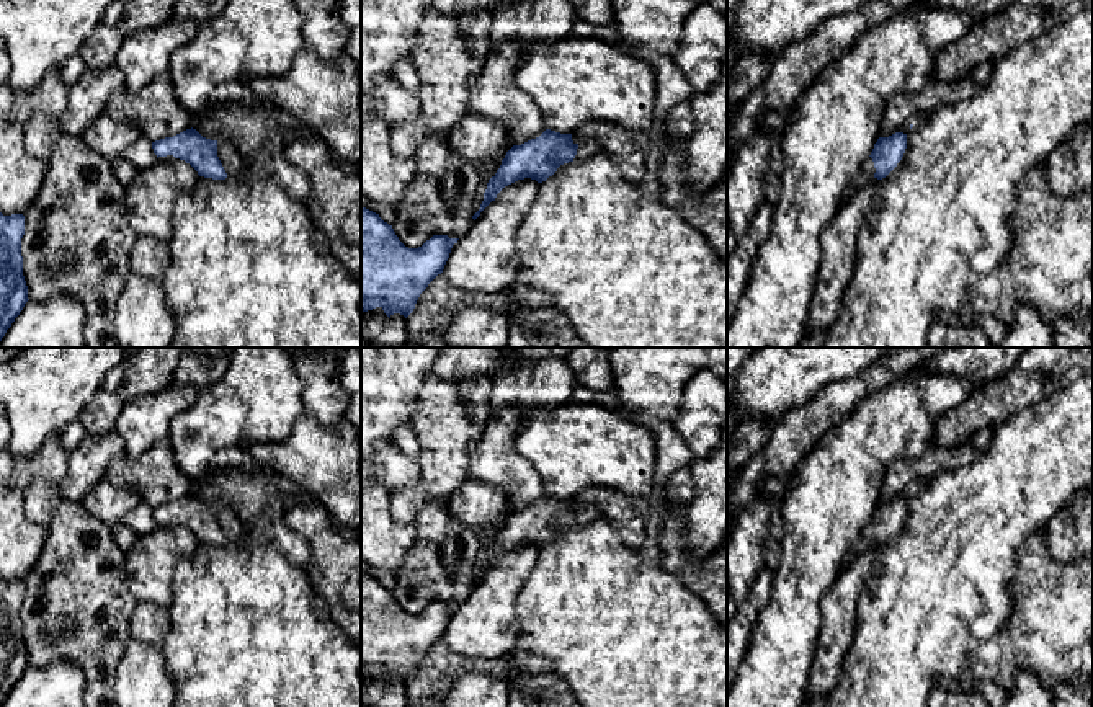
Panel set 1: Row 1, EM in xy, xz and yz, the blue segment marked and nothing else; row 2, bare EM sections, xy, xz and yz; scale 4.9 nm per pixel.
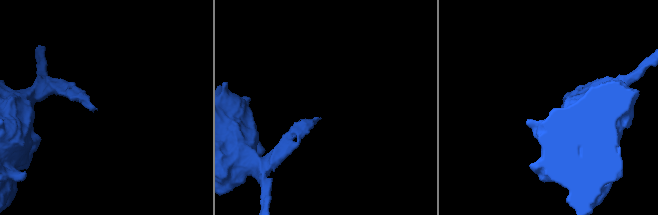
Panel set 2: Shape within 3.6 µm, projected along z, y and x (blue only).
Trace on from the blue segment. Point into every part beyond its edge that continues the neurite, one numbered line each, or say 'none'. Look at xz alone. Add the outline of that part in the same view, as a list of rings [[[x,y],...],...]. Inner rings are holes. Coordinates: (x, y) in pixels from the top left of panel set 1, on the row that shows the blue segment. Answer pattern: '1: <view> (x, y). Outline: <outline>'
1: xz (588, 147). Outline: [[[585,140],[583,144],[578,145],[573,162],[580,162],[587,157],[595,155],[596,152],[598,152],[596,142],[595,140]]]

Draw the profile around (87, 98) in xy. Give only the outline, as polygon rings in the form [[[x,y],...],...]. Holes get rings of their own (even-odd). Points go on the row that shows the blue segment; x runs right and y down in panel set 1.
[[[111,65],[101,72],[85,72],[77,83],[67,88],[65,111],[49,118],[36,111],[25,124],[25,149],[29,157],[49,162],[60,136],[82,136],[82,132],[109,104],[109,98],[124,88],[124,77]]]

